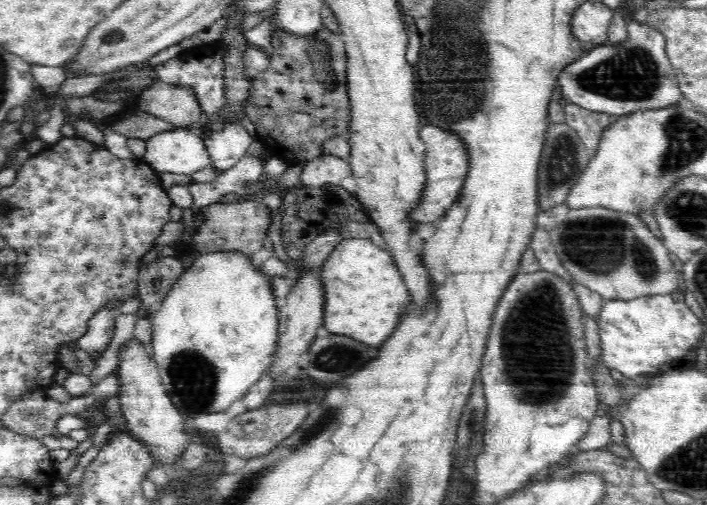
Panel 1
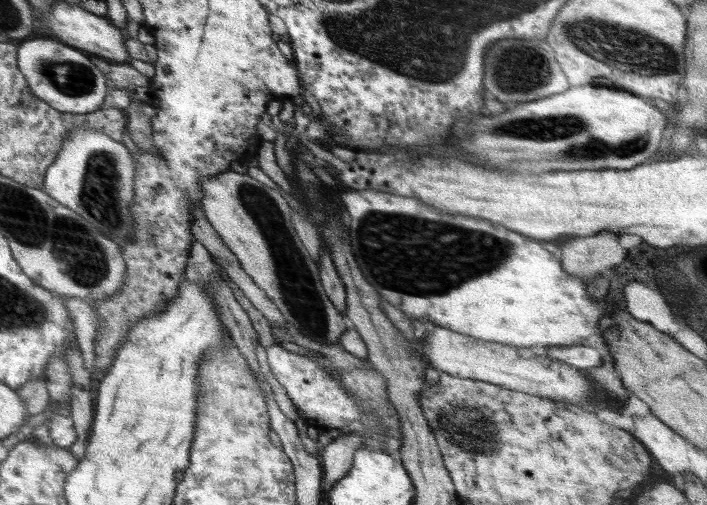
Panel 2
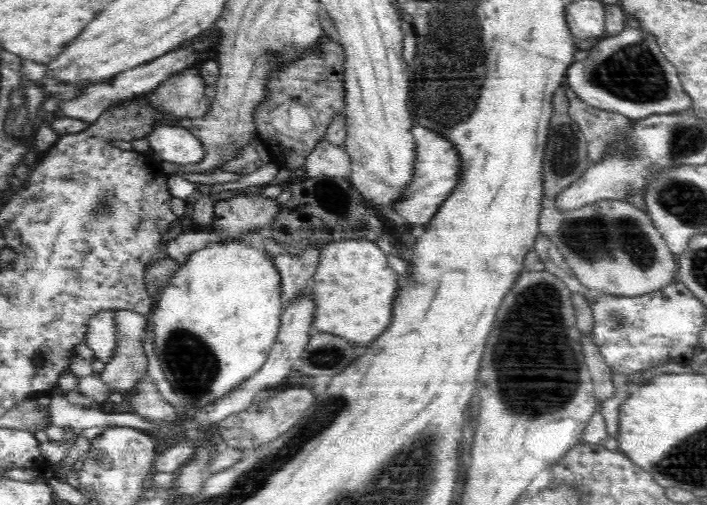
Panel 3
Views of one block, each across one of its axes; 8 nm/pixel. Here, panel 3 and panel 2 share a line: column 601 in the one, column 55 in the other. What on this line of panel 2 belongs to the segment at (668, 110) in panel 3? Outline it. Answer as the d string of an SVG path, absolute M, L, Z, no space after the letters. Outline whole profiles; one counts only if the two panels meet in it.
M51 38L19 43L17 67L27 77L32 93L60 112L87 114L98 111L106 98L105 76L85 52Z

